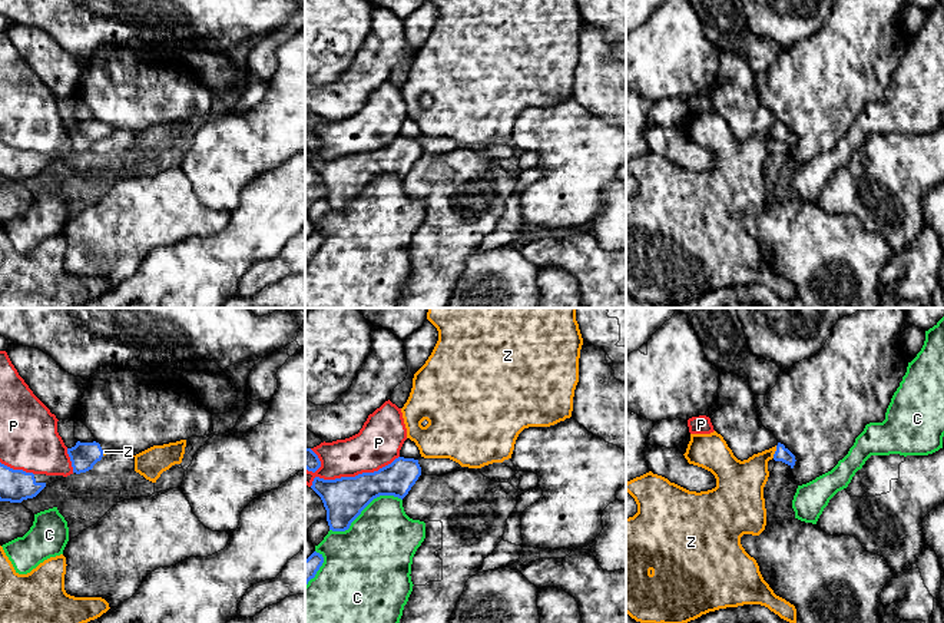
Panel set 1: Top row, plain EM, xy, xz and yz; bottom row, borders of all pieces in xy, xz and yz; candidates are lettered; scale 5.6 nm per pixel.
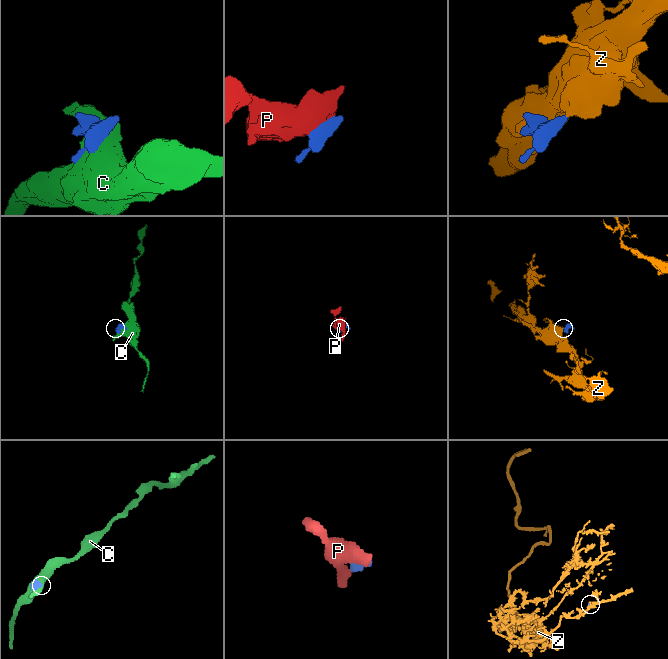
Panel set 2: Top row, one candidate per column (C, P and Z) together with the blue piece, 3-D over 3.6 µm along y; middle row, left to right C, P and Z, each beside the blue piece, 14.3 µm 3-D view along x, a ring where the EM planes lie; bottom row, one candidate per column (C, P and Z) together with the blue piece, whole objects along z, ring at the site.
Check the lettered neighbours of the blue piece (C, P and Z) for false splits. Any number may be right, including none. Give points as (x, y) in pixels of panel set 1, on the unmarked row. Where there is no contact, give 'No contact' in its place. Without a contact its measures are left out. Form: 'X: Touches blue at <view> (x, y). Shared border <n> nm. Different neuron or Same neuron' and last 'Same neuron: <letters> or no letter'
C: Touches blue at xz (364, 186). Shared border 440 nm. Different neuron
P: Touches blue at xz (353, 156). Shared border 550 nm. Different neuron
Z: Touches blue at yz (775, 131). Shared border 80 nm. Same neuron
Same neuron: Z

